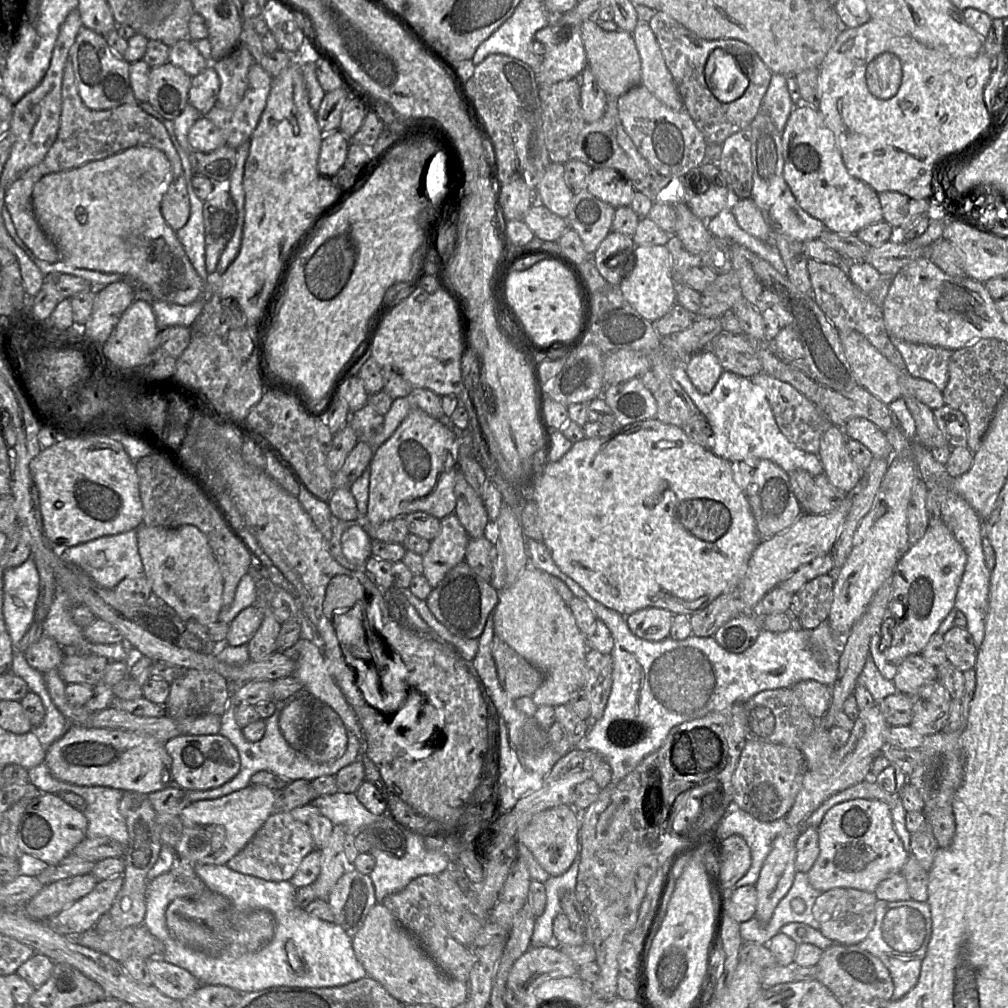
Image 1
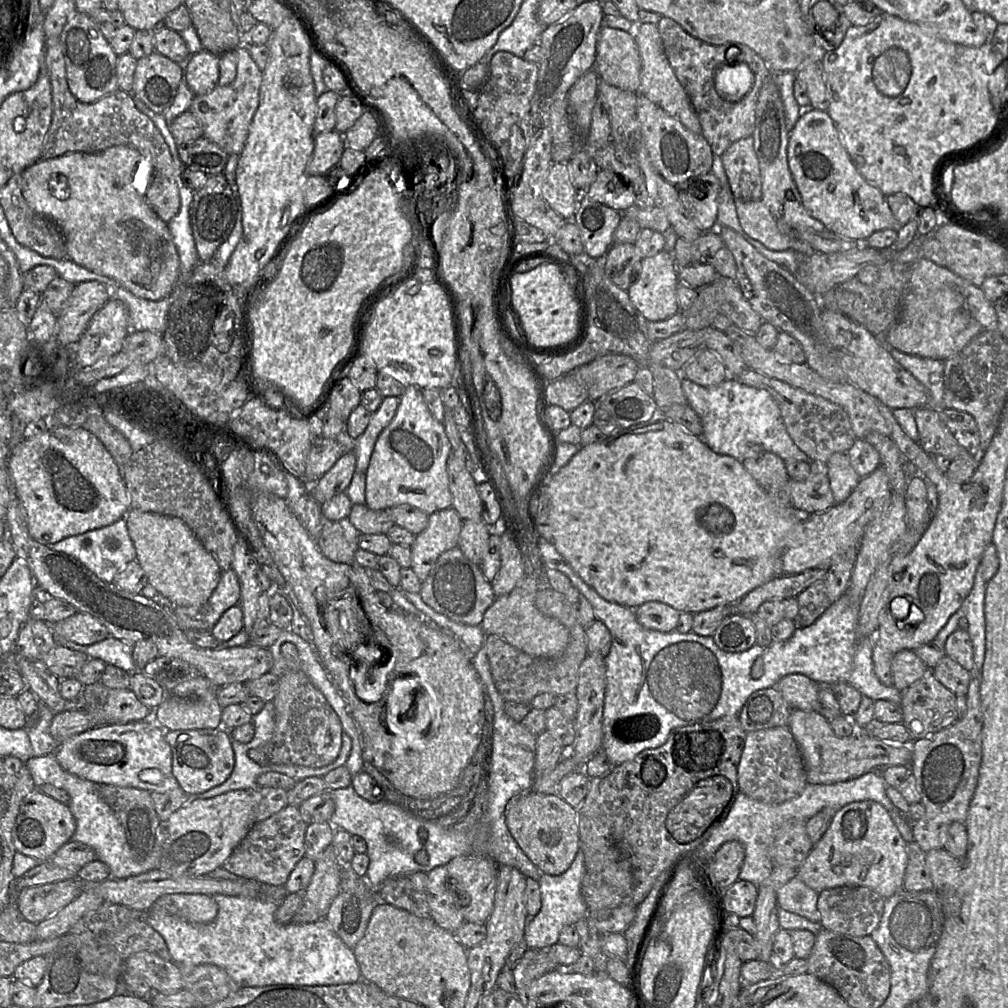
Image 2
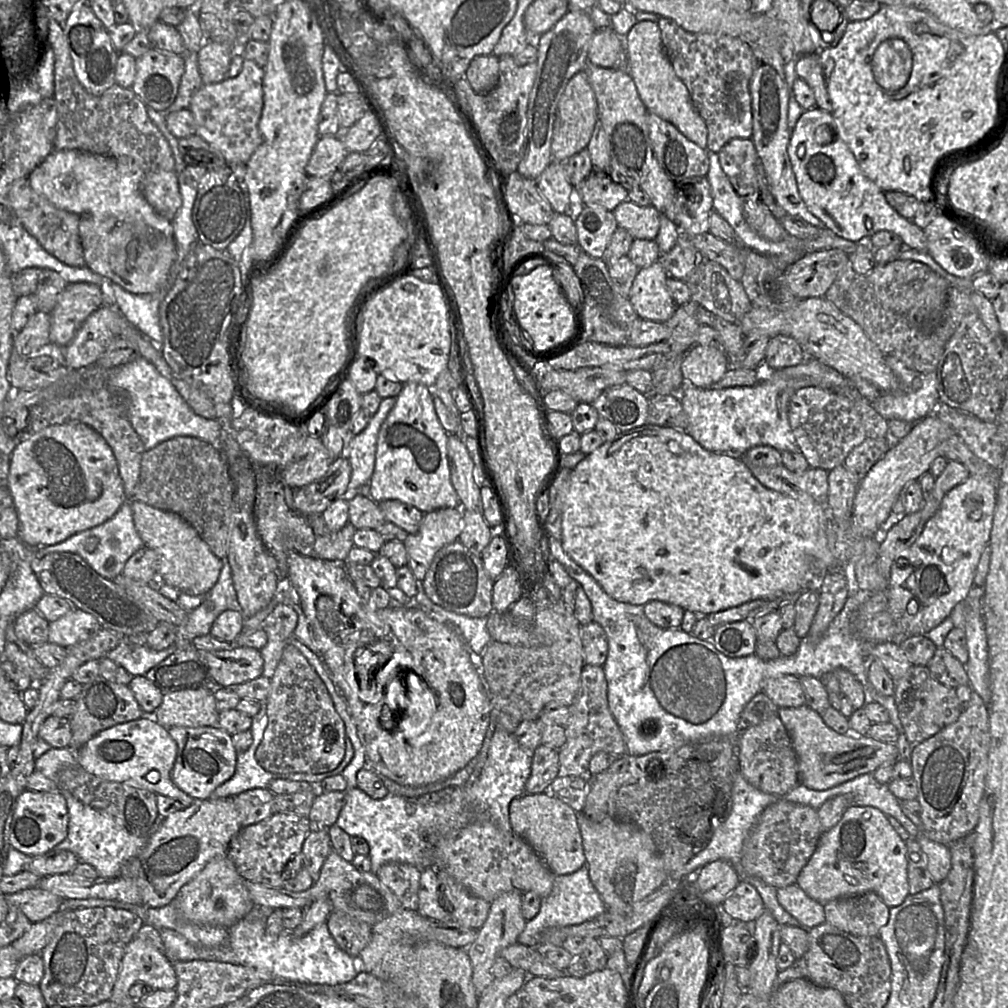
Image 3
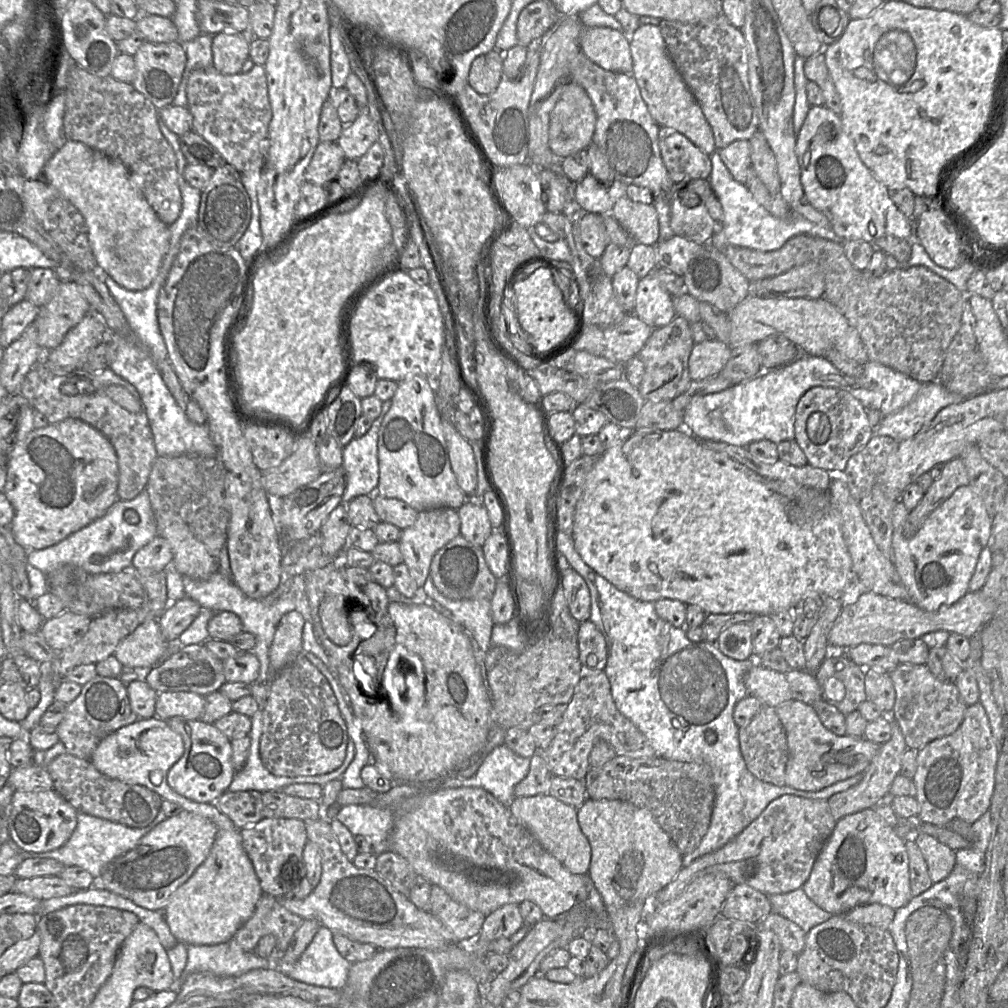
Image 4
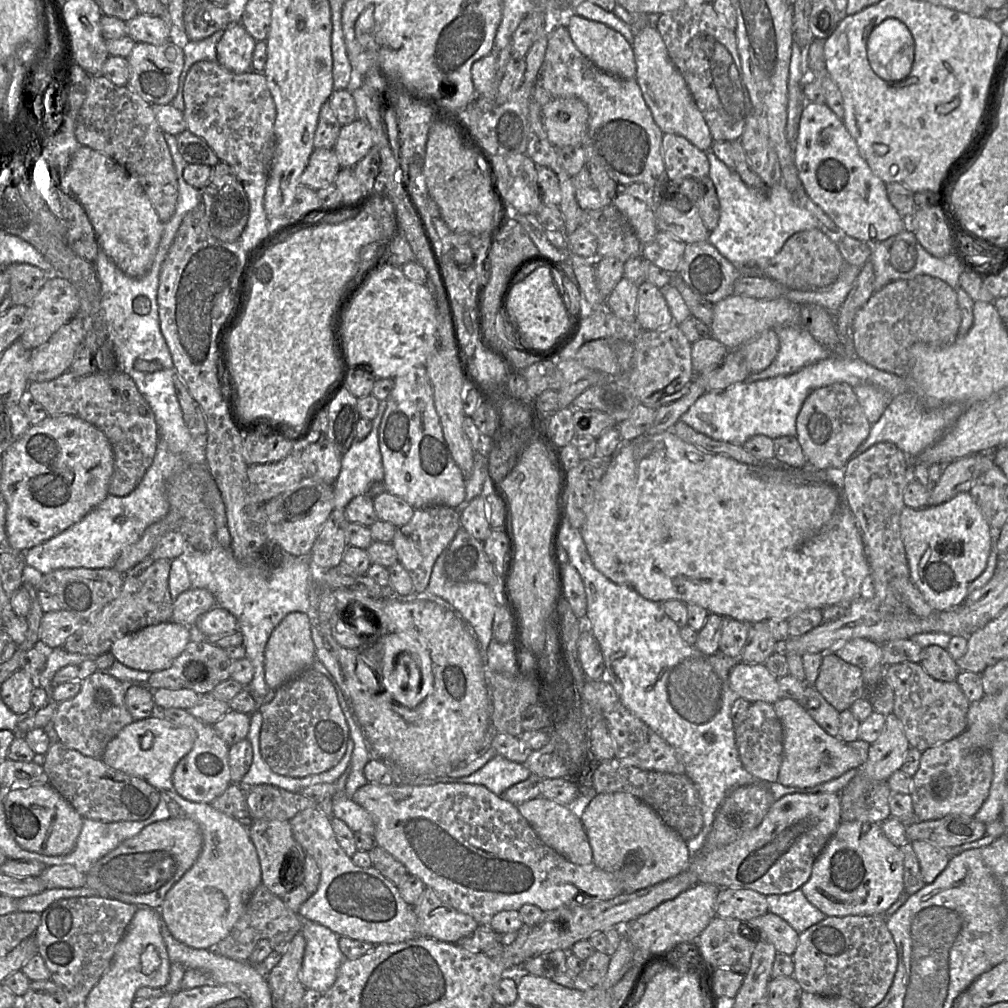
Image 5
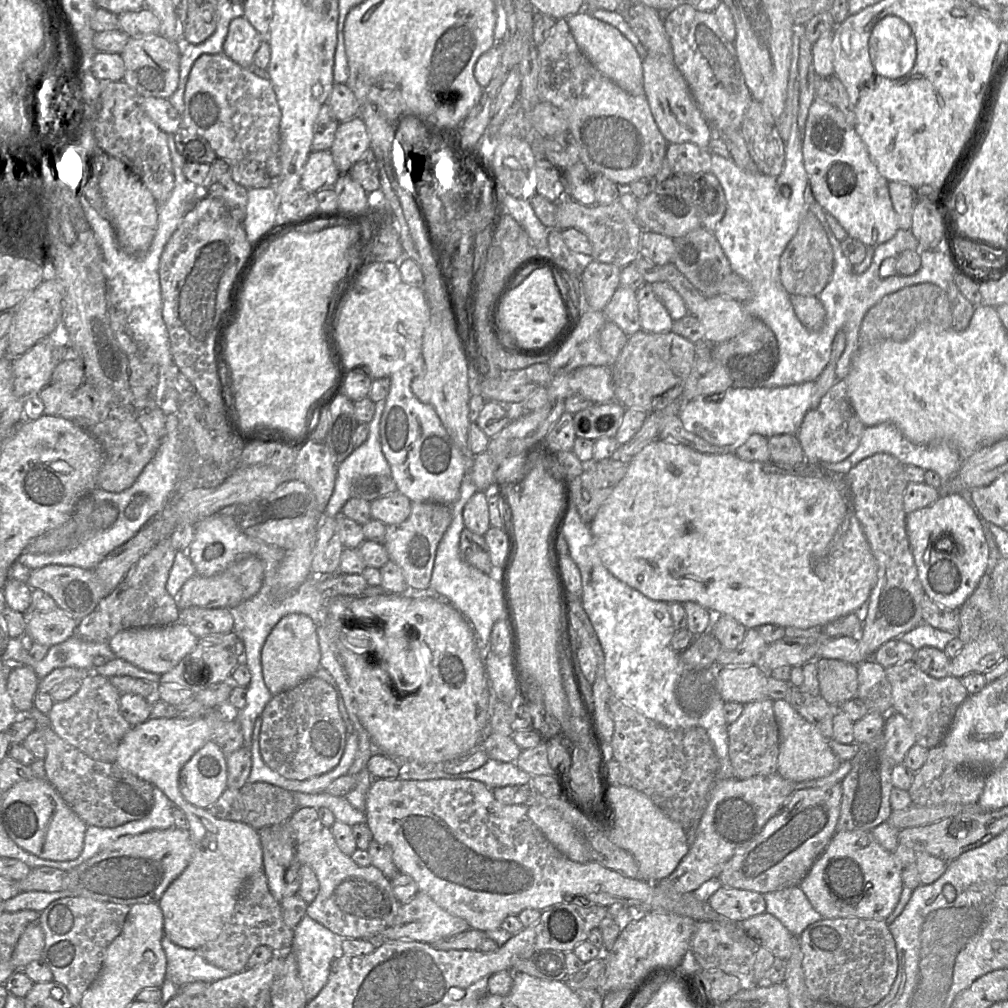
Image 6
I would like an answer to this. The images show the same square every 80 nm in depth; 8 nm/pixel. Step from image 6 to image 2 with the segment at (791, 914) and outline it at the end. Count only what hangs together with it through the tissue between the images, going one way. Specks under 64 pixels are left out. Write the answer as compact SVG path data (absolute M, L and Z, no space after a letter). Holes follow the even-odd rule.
M797 875L777 892L778 907L812 922L821 922L817 909L819 893L807 886Z

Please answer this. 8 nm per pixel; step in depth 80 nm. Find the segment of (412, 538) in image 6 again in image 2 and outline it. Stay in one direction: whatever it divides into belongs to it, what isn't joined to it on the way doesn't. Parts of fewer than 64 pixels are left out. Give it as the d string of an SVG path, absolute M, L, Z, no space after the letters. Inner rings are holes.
M453 507L429 514L427 527L411 545L411 568L425 581L438 557L458 546L463 520Z

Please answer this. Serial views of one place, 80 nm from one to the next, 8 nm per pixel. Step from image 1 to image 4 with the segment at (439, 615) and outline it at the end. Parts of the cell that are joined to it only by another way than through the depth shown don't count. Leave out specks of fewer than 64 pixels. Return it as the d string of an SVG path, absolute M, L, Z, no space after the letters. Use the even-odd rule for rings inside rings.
M460 534L435 553L430 577L437 590L452 600L484 598L491 601L498 582L485 561L482 547L472 544Z

